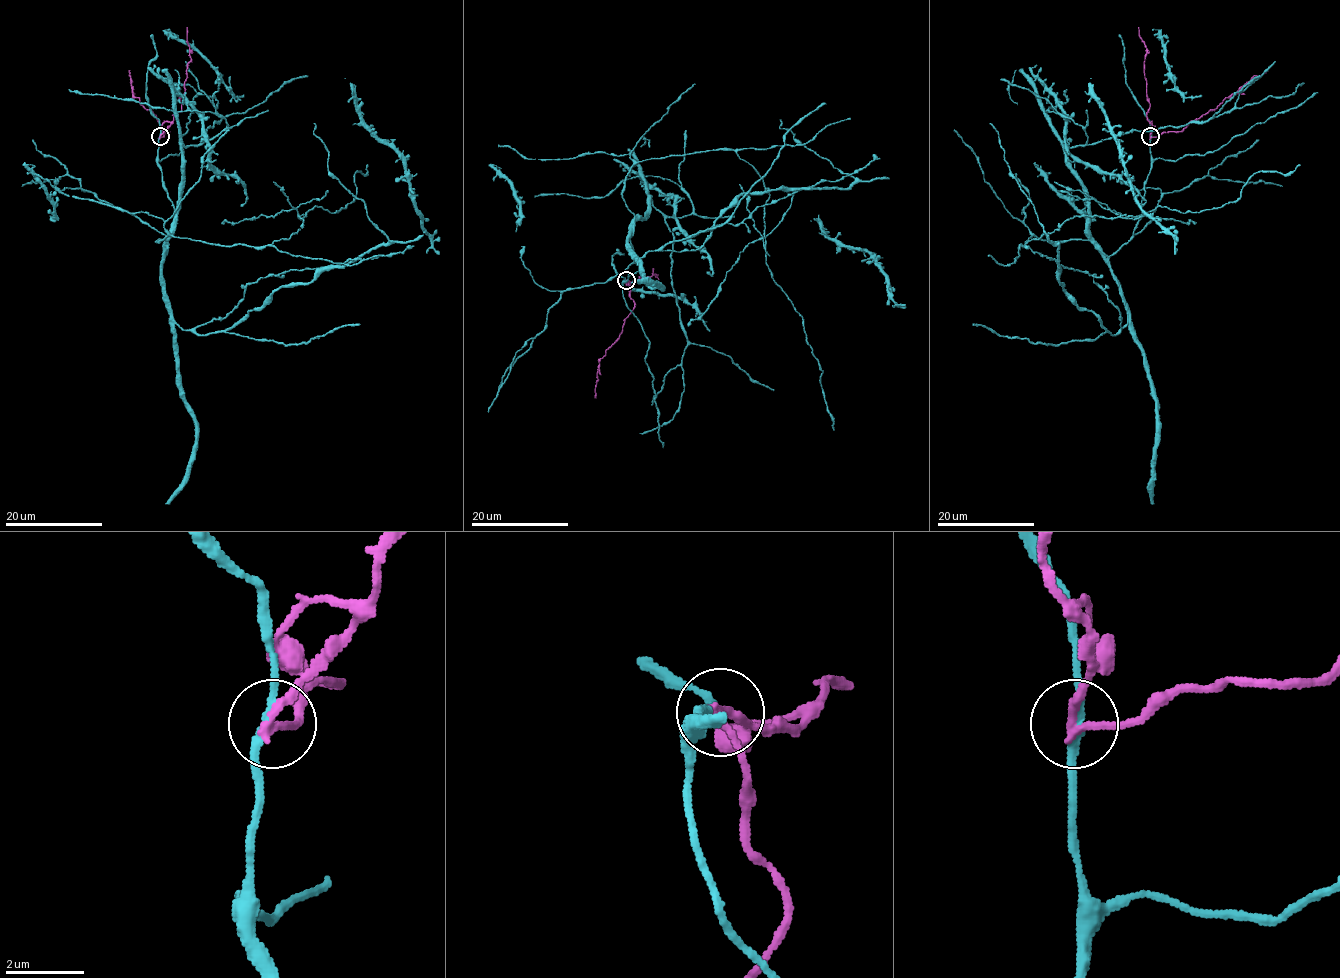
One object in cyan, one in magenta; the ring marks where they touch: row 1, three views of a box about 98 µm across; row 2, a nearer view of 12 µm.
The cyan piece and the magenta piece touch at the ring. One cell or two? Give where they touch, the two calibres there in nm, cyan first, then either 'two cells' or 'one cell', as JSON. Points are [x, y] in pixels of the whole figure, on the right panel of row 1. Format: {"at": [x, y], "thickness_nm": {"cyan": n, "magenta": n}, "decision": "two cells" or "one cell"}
{"at": [1150, 136], "thickness_nm": {"cyan": 200, "magenta": 220}, "decision": "two cells"}

